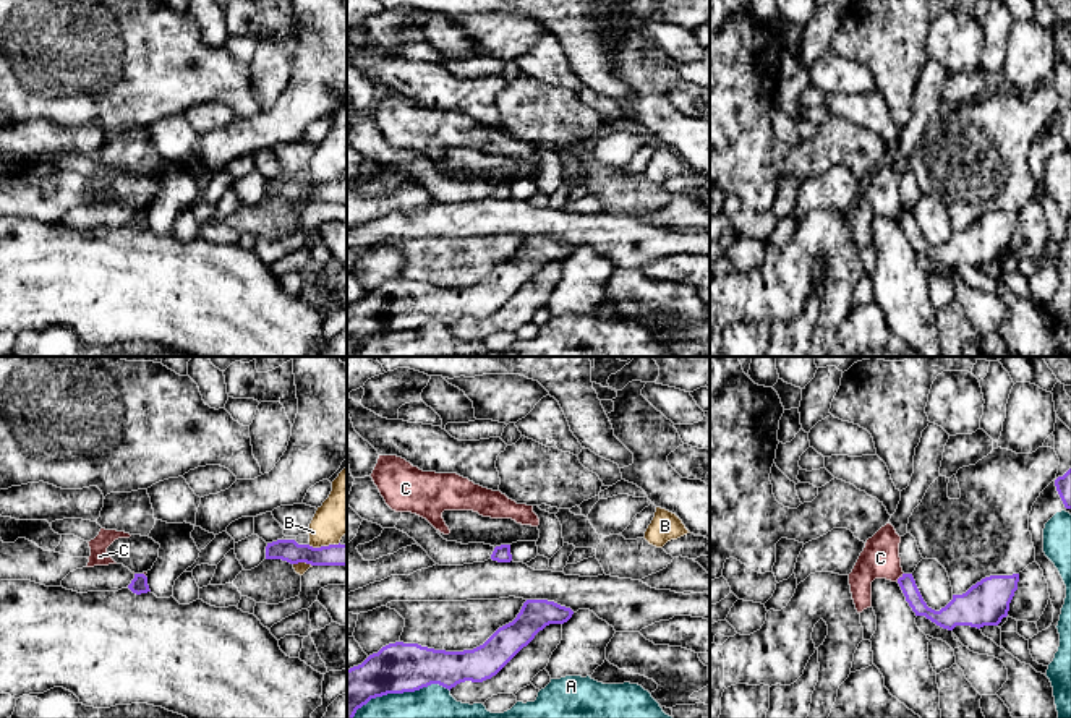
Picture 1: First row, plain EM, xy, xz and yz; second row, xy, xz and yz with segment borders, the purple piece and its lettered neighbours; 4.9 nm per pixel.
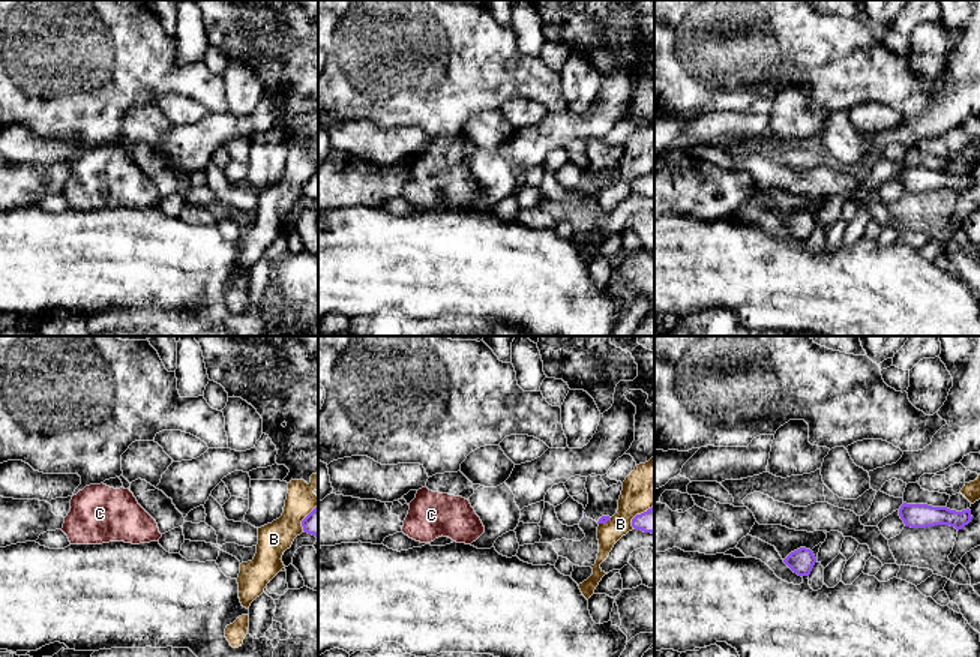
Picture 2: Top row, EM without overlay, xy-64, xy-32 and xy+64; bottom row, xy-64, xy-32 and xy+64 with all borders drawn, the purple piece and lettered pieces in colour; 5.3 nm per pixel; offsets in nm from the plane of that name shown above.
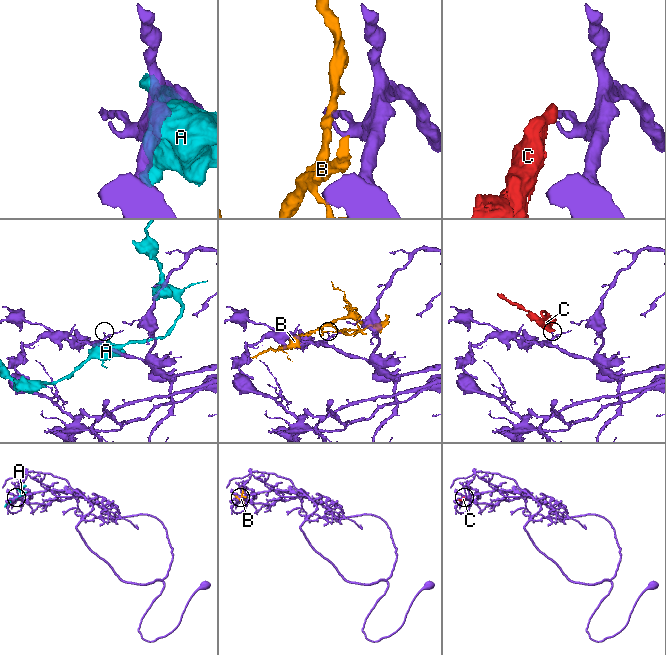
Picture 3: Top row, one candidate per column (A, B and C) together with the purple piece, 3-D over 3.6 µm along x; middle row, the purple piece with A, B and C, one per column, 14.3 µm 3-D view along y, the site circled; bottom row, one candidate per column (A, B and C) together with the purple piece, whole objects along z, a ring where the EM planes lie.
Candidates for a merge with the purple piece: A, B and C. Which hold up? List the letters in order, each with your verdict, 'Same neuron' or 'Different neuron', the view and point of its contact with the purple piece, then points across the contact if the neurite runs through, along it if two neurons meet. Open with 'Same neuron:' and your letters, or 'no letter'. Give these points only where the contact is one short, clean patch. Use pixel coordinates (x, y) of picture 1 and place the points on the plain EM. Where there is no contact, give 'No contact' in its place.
Same neuron: no letter
A: Different neuron. Touches purple at xz (399, 329)
B: Different neuron. Touches purple at xy (303, 198)
C: Different neuron. Touches purple at yz (900, 214). Boundary: yz (903, 209), (896, 217)

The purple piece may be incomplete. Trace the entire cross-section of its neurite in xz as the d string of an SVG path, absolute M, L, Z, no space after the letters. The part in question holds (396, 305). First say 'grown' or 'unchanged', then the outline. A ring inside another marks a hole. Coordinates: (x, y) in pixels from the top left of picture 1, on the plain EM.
unchanged; M527 237L517 254L499 264L473 287L446 288L395 279L347 306L347 357L371 335L415 329L431 321L452 326L496 313L535 272L549 261L564 261L570 245L548 237Z

